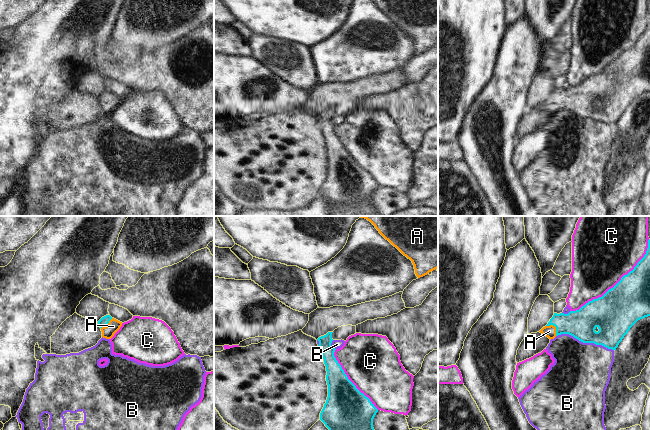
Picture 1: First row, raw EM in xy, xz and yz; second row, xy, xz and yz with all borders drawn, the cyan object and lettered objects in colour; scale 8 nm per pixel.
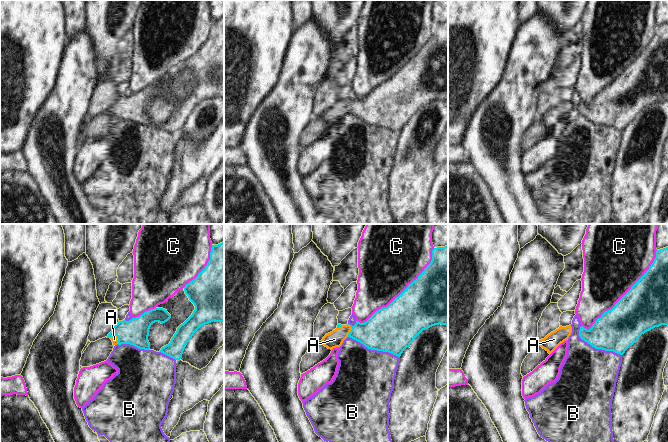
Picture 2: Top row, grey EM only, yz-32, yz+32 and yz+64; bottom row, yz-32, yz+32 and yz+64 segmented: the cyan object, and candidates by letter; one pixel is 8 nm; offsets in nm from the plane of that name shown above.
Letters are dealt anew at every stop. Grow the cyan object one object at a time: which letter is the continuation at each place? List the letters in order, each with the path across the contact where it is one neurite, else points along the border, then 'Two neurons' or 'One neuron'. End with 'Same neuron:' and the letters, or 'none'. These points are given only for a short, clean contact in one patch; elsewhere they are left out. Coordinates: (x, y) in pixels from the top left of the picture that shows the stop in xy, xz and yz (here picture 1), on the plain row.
A: Path across: yz (581, 100), (555, 102), (549, 107). One neuron
B: Two neurons
C: Two neurons
Same neuron: A

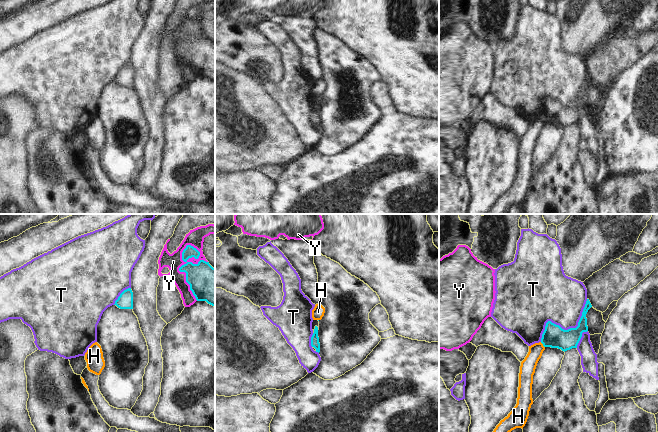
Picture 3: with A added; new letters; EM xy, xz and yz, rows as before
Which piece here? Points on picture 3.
H: Boundary: yz (540, 118), (544, 123). Two neurons
T: Two neurons
Y: Two neurons
Same neuron: none

